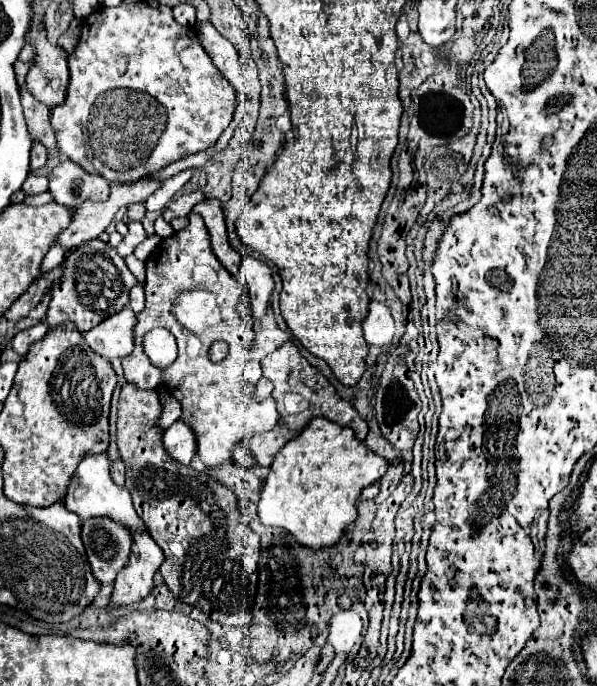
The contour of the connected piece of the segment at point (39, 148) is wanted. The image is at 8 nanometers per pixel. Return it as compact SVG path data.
M35 143L31 149L31 169L39 169L47 161L47 151L43 145Z

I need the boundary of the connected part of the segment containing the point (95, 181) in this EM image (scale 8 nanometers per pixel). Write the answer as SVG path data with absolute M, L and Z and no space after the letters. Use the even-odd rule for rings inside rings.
M61 161L49 175L49 193L65 207L79 207L85 199L103 201L109 197L111 183L103 177L91 175L73 161Z

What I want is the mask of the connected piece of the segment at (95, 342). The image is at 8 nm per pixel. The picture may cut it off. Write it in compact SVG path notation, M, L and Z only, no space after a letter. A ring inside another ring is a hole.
M123 309L111 317L107 317L103 323L93 327L89 333L85 333L85 341L93 347L95 353L111 359L125 359L131 355L135 343L133 343L133 331L135 331L137 315L131 309Z

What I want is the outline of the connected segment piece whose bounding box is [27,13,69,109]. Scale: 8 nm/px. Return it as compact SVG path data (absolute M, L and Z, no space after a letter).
M35 13L31 25L31 37L37 43L37 57L27 75L27 89L35 99L49 109L57 107L67 97L67 53L59 45L51 45L43 35L43 17Z

